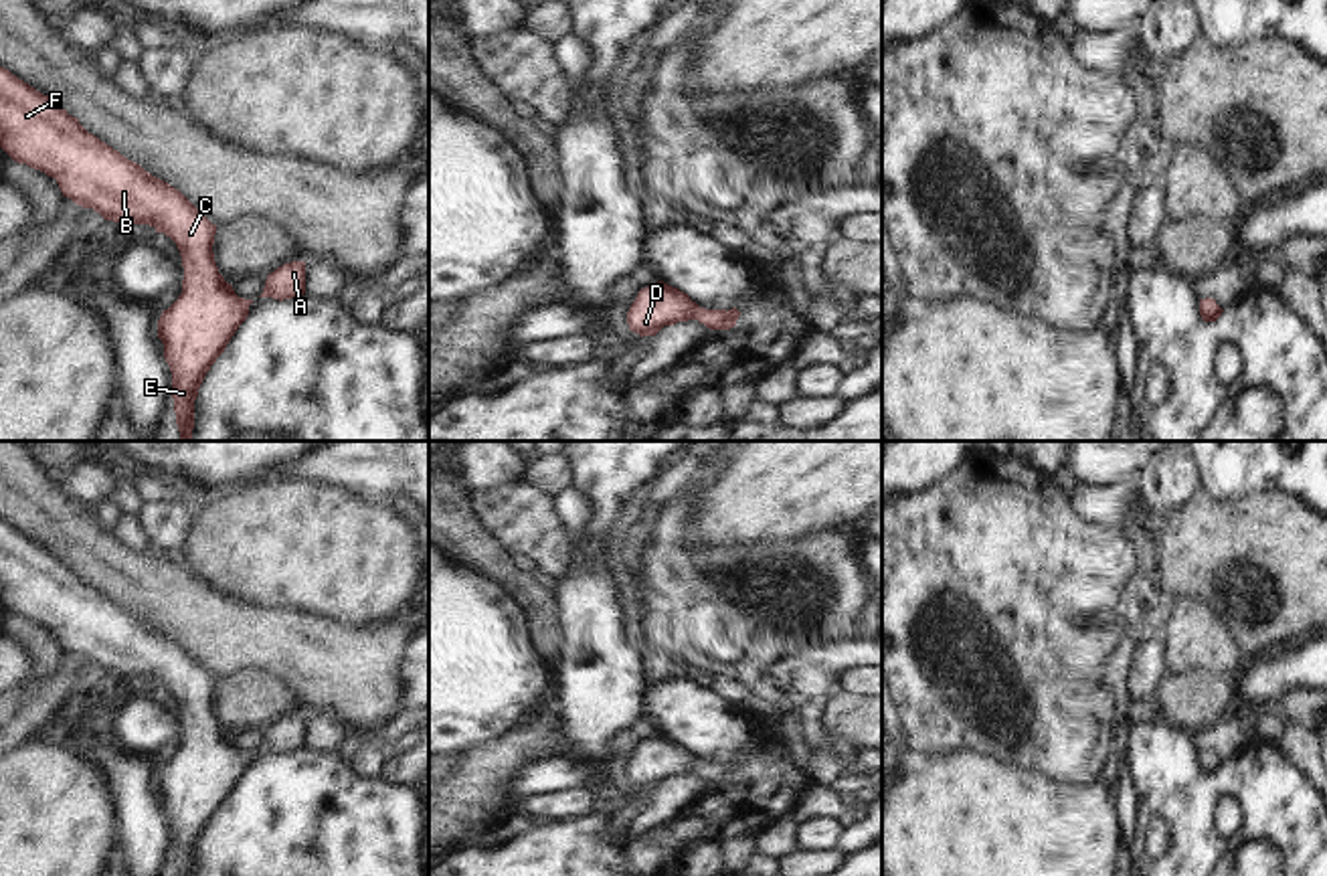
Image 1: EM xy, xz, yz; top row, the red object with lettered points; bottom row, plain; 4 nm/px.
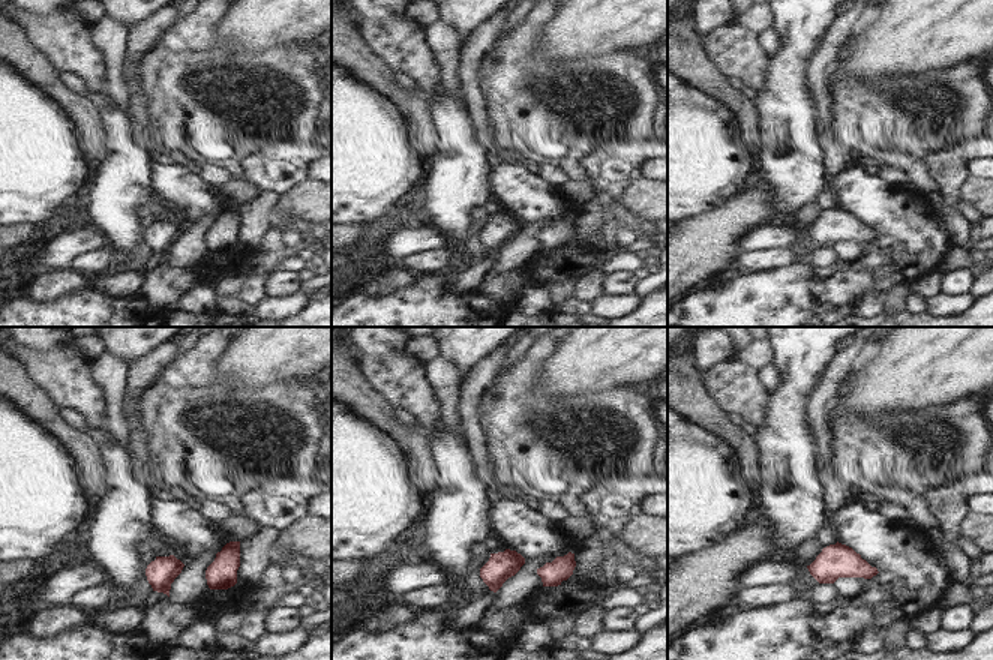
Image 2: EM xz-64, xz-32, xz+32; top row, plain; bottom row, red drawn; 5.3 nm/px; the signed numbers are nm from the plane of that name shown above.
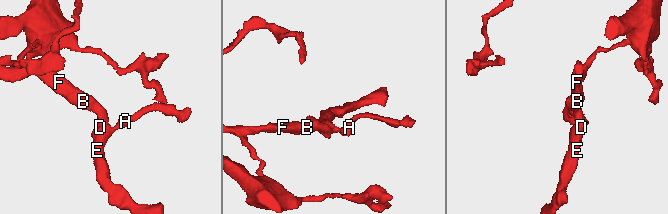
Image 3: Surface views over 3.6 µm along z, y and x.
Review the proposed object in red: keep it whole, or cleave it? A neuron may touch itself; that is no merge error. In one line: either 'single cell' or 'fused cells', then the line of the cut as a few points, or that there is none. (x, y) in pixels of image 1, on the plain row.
single cell; cut none

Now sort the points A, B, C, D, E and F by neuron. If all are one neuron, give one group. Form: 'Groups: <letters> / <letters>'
Groups: A B C D E F

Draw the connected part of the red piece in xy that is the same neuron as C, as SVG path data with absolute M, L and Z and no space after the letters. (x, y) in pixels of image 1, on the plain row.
M0 520L0 601L14 615L55 631L63 649L75 658L93 662L105 674L119 678L150 678L156 686L164 686L176 696L184 720L182 747L162 765L158 791L164 797L164 811L172 825L176 876L194 876L198 842L239 779L247 773L253 757L253 753L239 751L233 738L218 726L212 706L216 678L180 643L89 587L55 552L42 548L4 520Z

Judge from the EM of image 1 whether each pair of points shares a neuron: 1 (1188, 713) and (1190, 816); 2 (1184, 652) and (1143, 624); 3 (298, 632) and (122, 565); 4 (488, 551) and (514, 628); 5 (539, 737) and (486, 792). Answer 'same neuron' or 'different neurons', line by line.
1: different neurons
2: different neurons
3: same neuron
4: different neurons
5: same neuron

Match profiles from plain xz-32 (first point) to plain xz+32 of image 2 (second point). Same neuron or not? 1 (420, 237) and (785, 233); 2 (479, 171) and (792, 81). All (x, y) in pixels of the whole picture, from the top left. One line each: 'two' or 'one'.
1: one
2: one

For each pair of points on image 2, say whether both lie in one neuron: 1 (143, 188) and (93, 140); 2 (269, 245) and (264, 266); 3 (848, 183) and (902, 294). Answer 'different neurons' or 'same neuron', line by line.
1: different neurons
2: same neuron
3: different neurons

